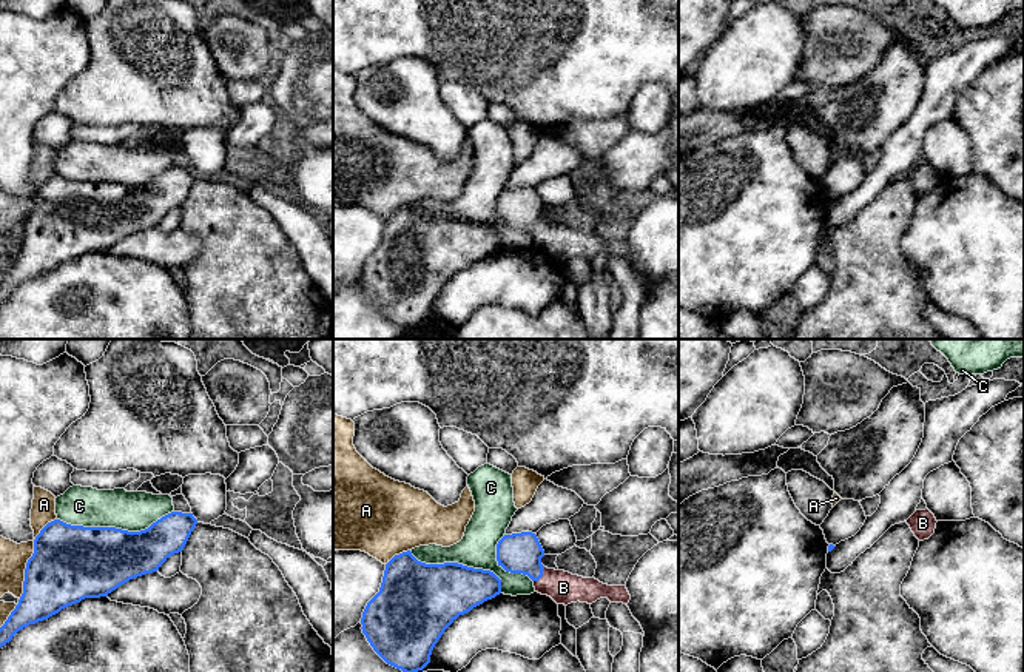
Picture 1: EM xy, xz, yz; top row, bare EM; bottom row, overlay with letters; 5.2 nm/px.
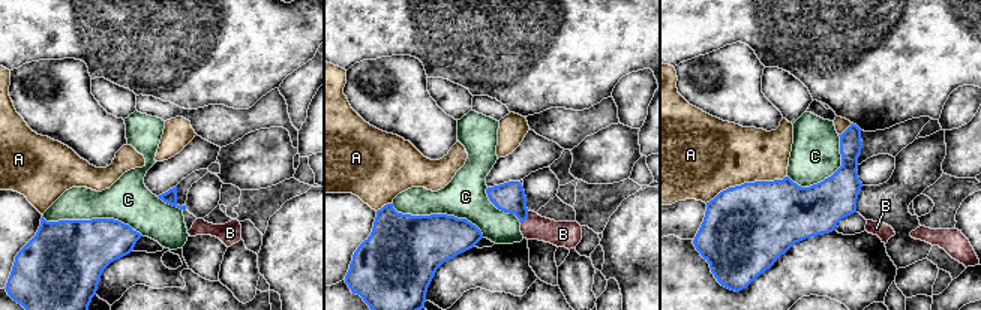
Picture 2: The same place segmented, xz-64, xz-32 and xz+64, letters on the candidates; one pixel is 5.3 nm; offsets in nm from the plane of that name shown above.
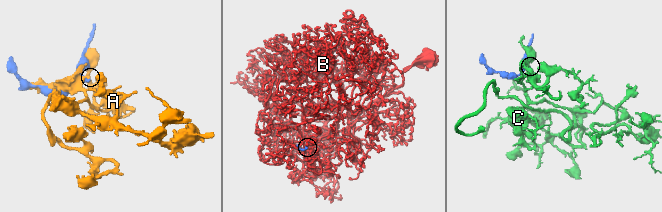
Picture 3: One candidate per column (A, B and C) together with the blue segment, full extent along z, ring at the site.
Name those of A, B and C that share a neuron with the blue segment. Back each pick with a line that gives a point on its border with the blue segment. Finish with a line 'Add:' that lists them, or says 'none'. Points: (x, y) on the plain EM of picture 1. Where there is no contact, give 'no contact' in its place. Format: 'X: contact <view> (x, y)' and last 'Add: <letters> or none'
B: contact xz (542, 230)
Add: B

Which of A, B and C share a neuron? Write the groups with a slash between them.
A / B / C

